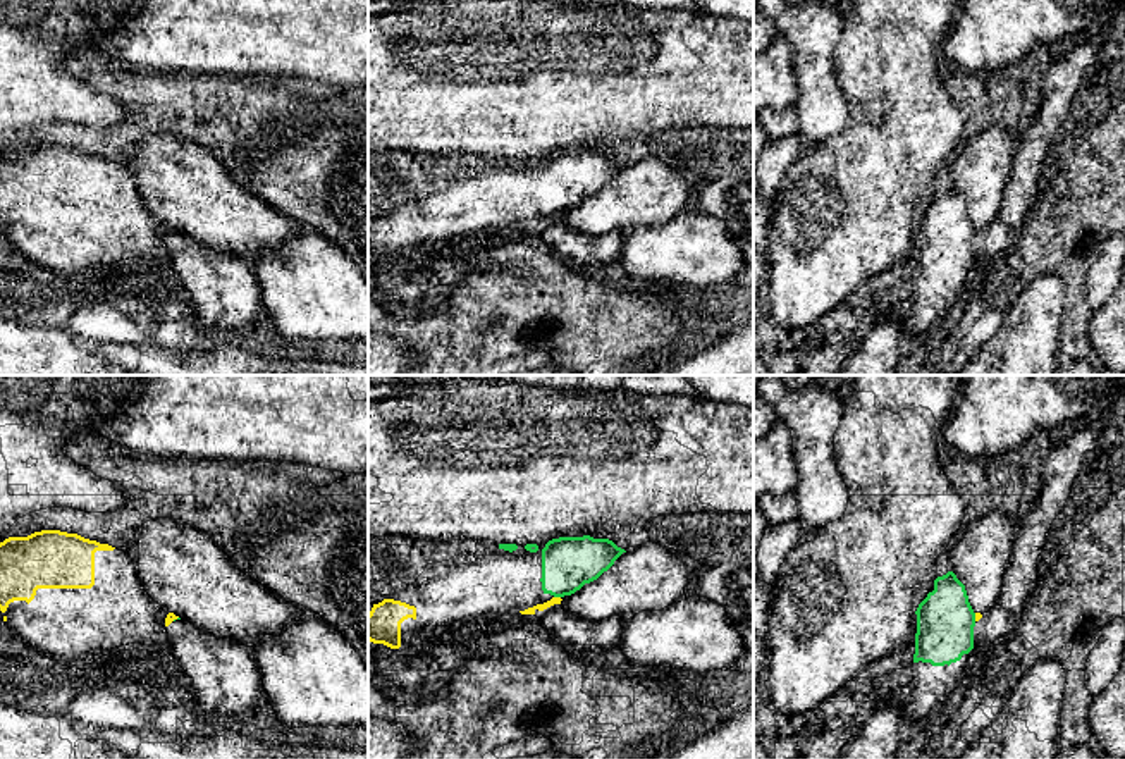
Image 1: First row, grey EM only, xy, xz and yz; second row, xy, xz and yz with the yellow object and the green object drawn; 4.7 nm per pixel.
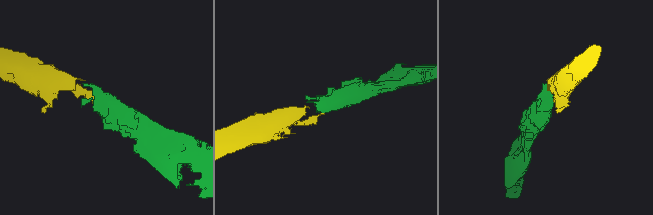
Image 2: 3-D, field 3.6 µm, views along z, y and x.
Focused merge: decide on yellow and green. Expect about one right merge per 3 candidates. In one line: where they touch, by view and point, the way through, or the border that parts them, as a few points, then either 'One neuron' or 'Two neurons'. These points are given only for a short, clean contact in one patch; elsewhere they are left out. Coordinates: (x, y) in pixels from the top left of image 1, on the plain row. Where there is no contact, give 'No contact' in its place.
Touches yellow at xz (558, 212). Path across: xz (553, 215), (558, 212), (558, 195), (568, 178). One neuron

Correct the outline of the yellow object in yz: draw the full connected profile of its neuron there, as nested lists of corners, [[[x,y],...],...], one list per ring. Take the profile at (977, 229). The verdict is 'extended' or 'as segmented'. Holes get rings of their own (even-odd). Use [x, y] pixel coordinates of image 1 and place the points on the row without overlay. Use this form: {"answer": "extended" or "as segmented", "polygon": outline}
{"answer": "extended", "polygon": [[[953,186],[934,194],[934,205],[919,219],[913,277],[944,281],[974,263],[974,241],[982,232],[968,217],[965,200]]]}

